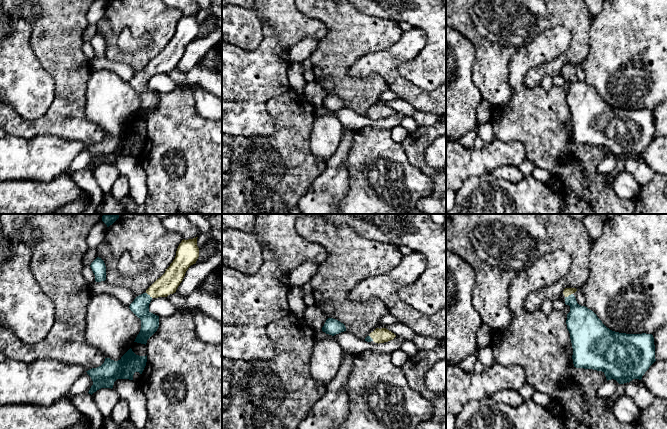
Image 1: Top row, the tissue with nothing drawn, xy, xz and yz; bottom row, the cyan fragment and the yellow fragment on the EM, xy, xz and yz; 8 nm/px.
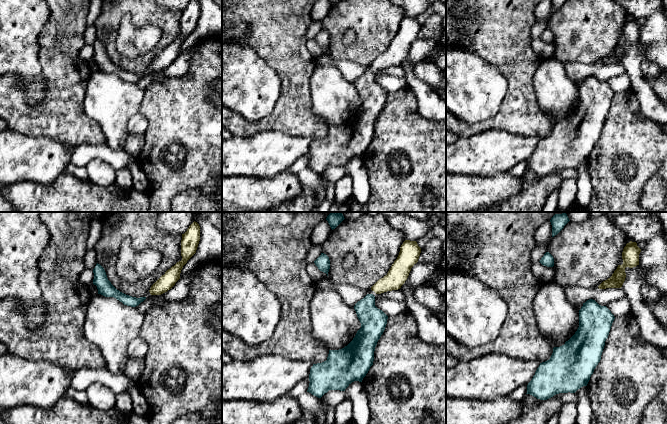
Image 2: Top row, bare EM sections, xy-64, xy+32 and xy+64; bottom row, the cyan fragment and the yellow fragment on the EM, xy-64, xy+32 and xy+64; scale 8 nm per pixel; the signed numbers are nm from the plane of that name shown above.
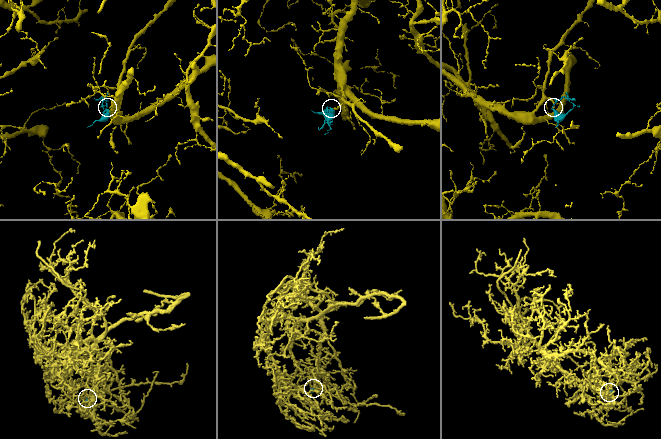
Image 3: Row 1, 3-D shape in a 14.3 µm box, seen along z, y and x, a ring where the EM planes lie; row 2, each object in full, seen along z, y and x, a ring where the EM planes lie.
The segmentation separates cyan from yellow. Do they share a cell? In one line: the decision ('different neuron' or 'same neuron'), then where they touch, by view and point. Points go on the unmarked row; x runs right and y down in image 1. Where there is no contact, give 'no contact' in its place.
same neuron | yz (569, 71)

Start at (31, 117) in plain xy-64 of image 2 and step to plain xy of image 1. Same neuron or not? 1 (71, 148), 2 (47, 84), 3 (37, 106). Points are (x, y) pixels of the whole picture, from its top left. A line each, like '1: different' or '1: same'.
1: different
2: different
3: different

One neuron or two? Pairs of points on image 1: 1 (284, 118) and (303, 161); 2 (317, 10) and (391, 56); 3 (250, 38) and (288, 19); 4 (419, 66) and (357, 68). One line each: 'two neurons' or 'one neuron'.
1: one neuron
2: two neurons
3: one neuron
4: two neurons

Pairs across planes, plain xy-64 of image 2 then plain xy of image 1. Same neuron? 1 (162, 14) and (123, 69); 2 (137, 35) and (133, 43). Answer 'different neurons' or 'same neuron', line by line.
1: different neurons
2: same neuron

